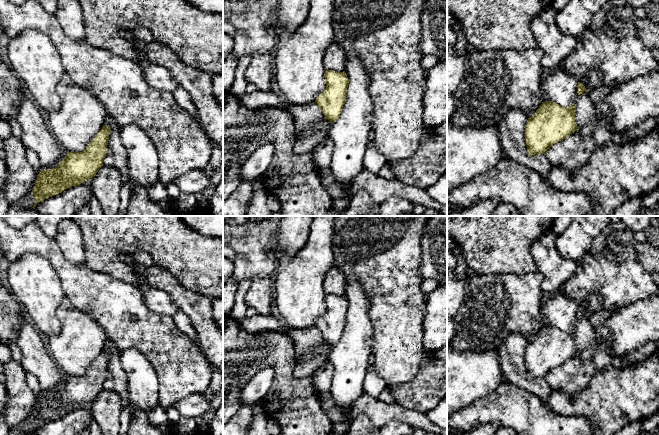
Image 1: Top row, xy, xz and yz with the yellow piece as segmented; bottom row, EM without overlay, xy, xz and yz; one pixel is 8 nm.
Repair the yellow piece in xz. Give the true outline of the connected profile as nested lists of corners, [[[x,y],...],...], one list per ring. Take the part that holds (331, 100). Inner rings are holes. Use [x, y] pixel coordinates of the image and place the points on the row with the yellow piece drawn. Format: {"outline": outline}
{"outline": [[[326,70],[324,77],[326,89],[317,96],[316,103],[325,118],[332,123],[339,118],[346,102],[349,79],[344,71],[336,72],[334,70]]]}

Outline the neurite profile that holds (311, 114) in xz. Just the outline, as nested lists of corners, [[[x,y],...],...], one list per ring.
[[[256,90],[245,93],[240,102],[247,108],[278,107],[292,114],[297,134],[301,134],[307,127],[331,122],[325,118],[319,105],[310,103],[305,106],[296,106],[284,101],[276,90],[263,92]]]

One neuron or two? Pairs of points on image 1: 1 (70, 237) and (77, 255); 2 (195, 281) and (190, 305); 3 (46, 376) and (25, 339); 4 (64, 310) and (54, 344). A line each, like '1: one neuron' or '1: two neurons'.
1: one neuron
2: two neurons
3: one neuron
4: one neuron

